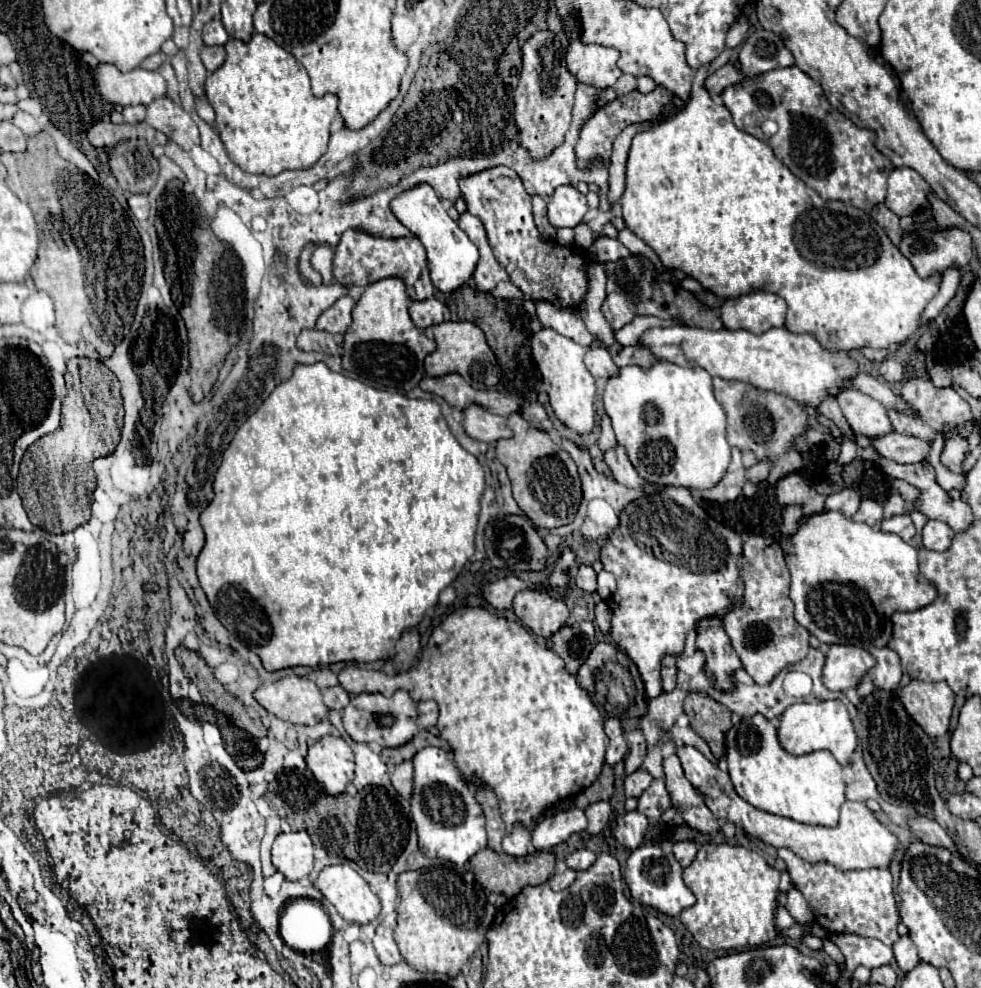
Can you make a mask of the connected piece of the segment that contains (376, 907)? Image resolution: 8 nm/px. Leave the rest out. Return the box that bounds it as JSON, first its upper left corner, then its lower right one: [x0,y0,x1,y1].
[316,863,380,925]

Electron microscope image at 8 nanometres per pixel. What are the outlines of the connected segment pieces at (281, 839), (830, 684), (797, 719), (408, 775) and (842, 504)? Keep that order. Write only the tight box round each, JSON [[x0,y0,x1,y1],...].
[[272,831,314,881],[822,645,874,691],[778,701,856,765],[392,761,414,799],[824,487,862,517]]

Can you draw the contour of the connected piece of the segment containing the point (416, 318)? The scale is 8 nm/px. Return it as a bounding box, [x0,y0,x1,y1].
[410,297,444,329]

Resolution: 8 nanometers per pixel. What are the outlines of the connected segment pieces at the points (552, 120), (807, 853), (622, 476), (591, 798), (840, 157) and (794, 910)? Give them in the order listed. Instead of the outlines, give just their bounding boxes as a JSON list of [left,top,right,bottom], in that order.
[[514,31,576,161],[676,747,898,869],[604,443,644,487],[580,765,614,809],[722,67,894,211],[786,887,814,923]]

